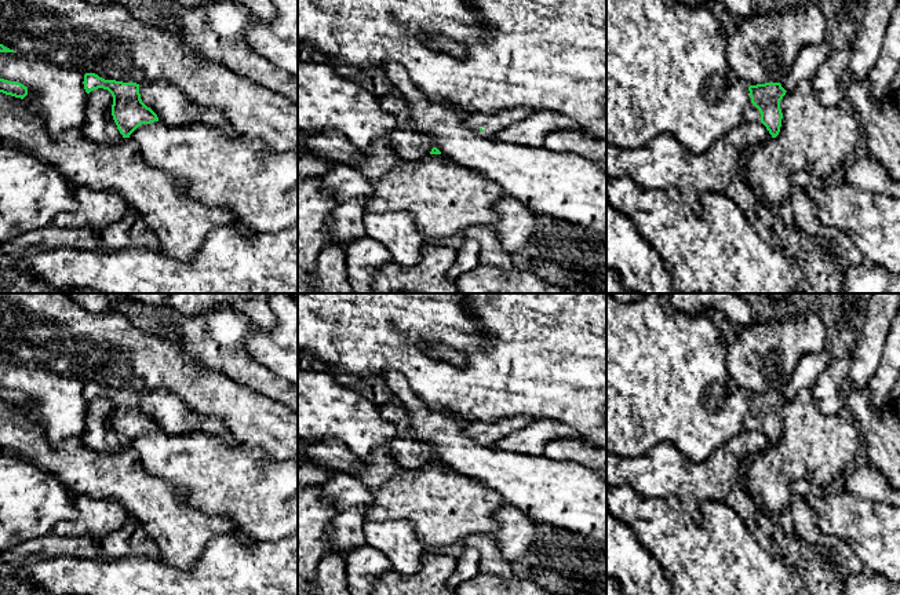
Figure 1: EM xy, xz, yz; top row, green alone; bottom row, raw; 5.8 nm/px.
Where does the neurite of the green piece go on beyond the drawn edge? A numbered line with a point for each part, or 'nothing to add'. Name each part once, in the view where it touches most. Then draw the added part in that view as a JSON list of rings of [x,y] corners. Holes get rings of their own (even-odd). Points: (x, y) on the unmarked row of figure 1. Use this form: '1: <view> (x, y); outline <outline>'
1: yz (751, 422); outline [[[748,412],[744,417],[744,427],[746,430],[761,430],[761,421],[753,412]]]

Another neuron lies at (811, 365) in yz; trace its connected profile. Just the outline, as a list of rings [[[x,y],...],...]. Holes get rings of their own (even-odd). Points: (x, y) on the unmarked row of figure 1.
[[[823,348],[819,353],[805,354],[794,368],[794,372],[790,375],[788,383],[780,391],[781,395],[790,401],[801,390],[812,390],[819,375],[827,368],[832,359],[831,353],[827,348]]]

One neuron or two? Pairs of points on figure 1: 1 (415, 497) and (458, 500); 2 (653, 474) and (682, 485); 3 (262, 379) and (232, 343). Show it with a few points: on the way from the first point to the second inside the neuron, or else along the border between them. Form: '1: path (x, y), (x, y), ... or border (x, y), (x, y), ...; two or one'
1: path (426, 497), (447, 500); one
2: path (660, 474), (669, 474), (676, 478); one
3: path (252, 371), (234, 353); one

